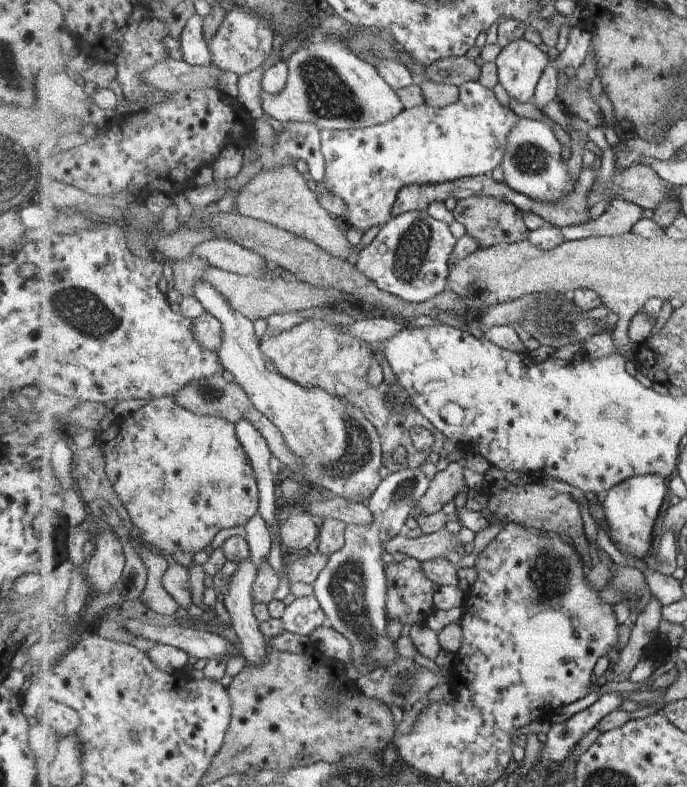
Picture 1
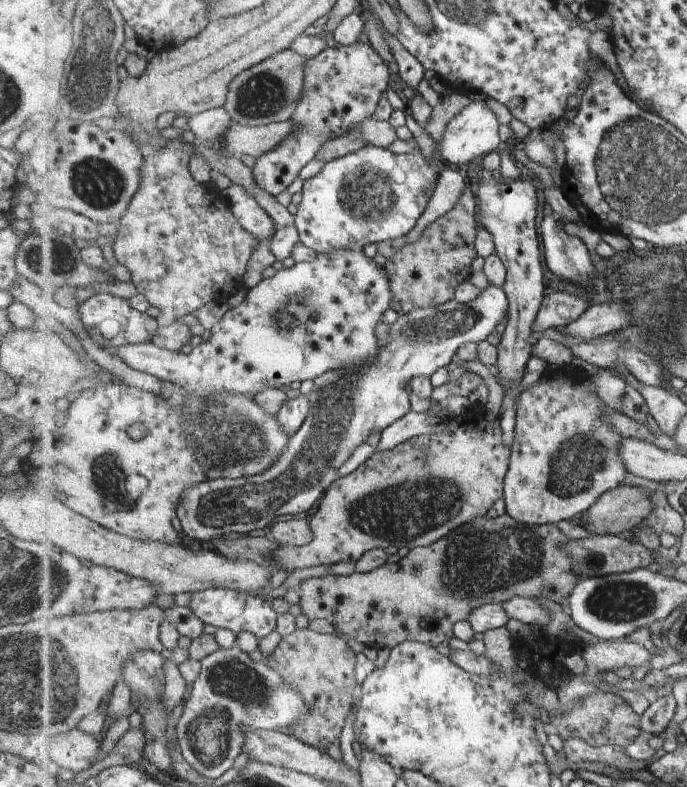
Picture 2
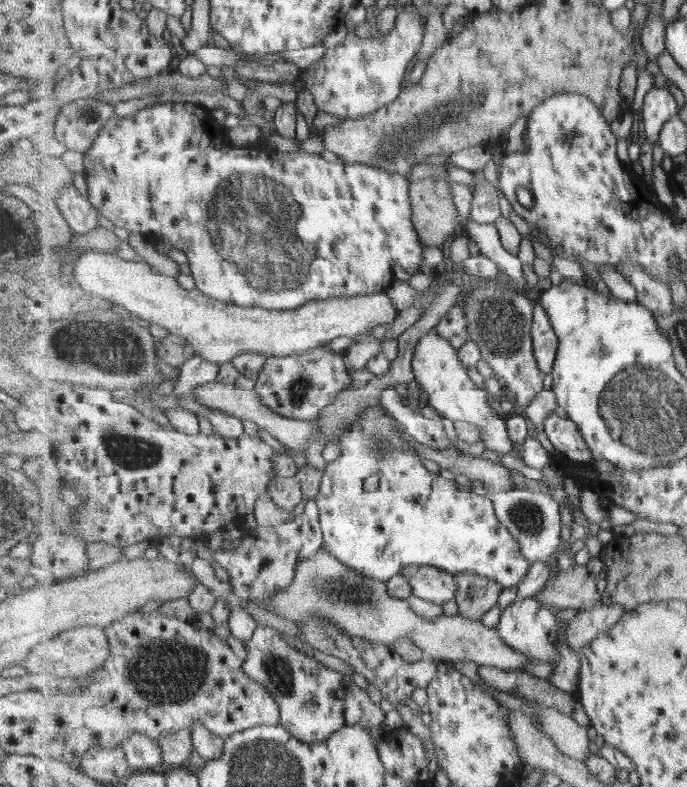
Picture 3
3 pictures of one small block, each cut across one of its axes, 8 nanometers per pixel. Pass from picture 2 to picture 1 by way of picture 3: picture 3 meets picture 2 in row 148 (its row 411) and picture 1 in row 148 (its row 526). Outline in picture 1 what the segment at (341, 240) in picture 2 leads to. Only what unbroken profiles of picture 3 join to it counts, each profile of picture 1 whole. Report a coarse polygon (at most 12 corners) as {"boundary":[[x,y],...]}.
{"boundary":[[480,81],[444,108],[321,130],[364,233],[405,186],[490,175],[519,116]]}

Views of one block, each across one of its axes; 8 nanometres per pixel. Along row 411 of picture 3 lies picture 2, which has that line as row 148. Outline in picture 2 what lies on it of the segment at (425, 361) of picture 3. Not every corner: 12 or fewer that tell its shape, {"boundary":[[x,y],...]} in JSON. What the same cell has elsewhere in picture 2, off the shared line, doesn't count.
{"boundary":[[488,99],[447,124],[442,161],[460,168],[503,146]]}

